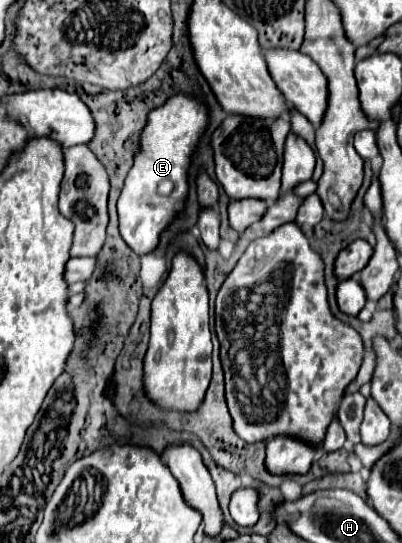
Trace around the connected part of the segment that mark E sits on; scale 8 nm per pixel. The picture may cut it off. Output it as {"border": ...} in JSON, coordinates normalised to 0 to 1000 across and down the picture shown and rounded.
{"border":[[[435,177],[420,192],[405,192],[371,210],[371,228],[351,250],[351,280],[336,287],[336,302],[316,320],[291,372],[296,427],[336,468],[371,468],[391,453],[405,420],[445,387],[455,387],[455,368],[465,365],[470,346],[470,295],[510,236],[515,199],[495,184],[465,177]]]}

